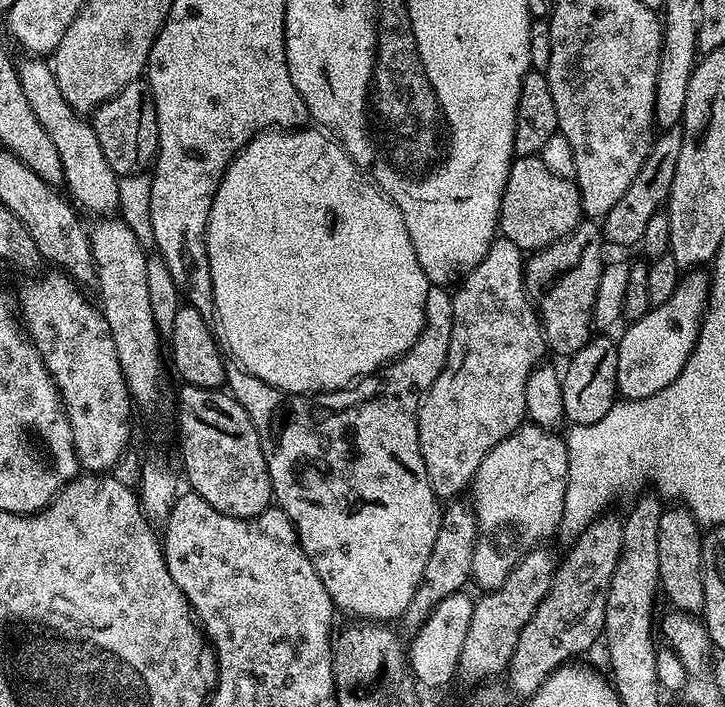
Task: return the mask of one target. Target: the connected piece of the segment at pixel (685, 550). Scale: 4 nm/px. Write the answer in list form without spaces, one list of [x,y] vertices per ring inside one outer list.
[[[668,506],[663,509],[658,525],[658,574],[659,587],[668,595],[668,600],[677,612],[700,614],[704,610],[704,571],[702,570],[702,526],[694,519],[689,508]]]

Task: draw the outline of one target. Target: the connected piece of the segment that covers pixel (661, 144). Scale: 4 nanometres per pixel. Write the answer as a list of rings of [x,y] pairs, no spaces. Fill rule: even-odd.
[[[674,127],[663,129],[653,139],[646,162],[642,162],[642,170],[638,170],[638,174],[634,174],[634,182],[630,182],[630,190],[626,190],[626,194],[618,198],[614,210],[602,218],[602,235],[609,245],[617,244],[620,248],[639,245],[650,218],[667,205],[674,170],[678,166],[678,154],[682,154],[683,137],[683,131]]]

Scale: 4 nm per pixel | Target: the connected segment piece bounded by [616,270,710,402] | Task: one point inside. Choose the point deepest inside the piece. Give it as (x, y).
(654, 349)

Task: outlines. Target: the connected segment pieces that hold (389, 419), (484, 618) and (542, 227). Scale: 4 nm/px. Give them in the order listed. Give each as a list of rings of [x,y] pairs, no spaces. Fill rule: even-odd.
[[[432,286],[428,289],[426,310],[424,311],[424,329],[414,346],[406,350],[390,364],[385,364],[375,375],[365,376],[355,384],[340,388],[337,392],[317,392],[306,396],[279,392],[274,386],[254,378],[254,374],[245,372],[239,366],[232,366],[226,372],[226,388],[237,402],[246,410],[250,422],[254,422],[254,430],[260,435],[262,454],[268,463],[268,473],[272,483],[272,494],[275,503],[287,514],[290,522],[296,528],[302,550],[310,558],[314,570],[318,570],[318,578],[322,578],[322,586],[330,594],[333,605],[344,612],[349,612],[352,618],[360,622],[393,622],[403,617],[406,606],[410,606],[410,598],[414,598],[414,590],[418,590],[418,582],[422,582],[422,570],[426,570],[426,562],[430,558],[430,550],[434,550],[434,538],[438,538],[440,529],[441,501],[430,486],[426,474],[426,462],[422,458],[422,450],[418,442],[418,422],[416,416],[420,413],[420,401],[430,390],[434,378],[446,366],[446,354],[450,350],[450,330],[454,326],[454,306],[452,292],[444,286]],[[332,404],[348,404],[337,412],[332,412]]]
[[[537,546],[516,563],[514,570],[510,570],[506,582],[502,582],[502,586],[485,591],[481,595],[484,597],[473,603],[470,630],[466,630],[466,642],[462,642],[459,670],[461,677],[465,676],[468,680],[476,680],[472,682],[484,682],[489,678],[499,677],[496,675],[499,672],[501,675],[507,669],[508,658],[514,654],[514,646],[518,646],[518,634],[522,634],[522,626],[526,626],[526,622],[530,622],[530,618],[534,618],[534,610],[538,610],[542,598],[546,598],[552,585],[552,579],[556,577],[557,567],[557,557],[552,557],[544,549],[544,546]]]
[[[540,156],[513,159],[500,203],[498,232],[503,239],[514,242],[521,252],[531,254],[570,234],[581,219],[580,192],[569,177],[567,180],[559,176]]]

